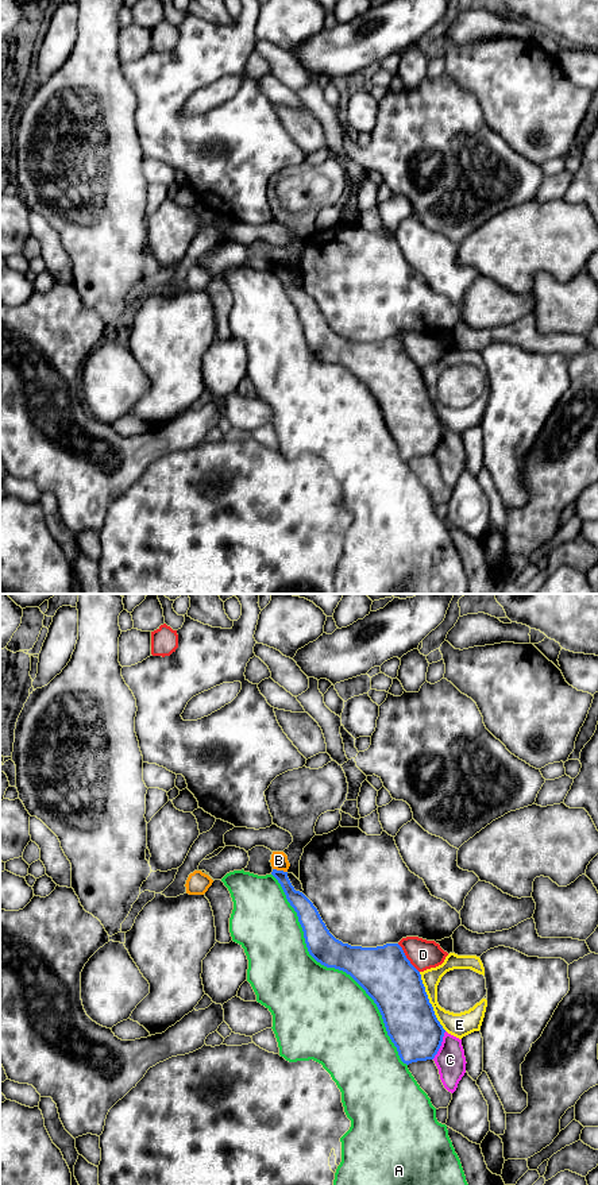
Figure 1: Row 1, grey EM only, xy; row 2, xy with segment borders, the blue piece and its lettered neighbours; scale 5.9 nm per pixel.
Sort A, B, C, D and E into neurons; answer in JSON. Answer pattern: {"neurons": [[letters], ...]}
{"neurons": [["A"], ["B"], ["C"], ["D"], ["E"]]}

